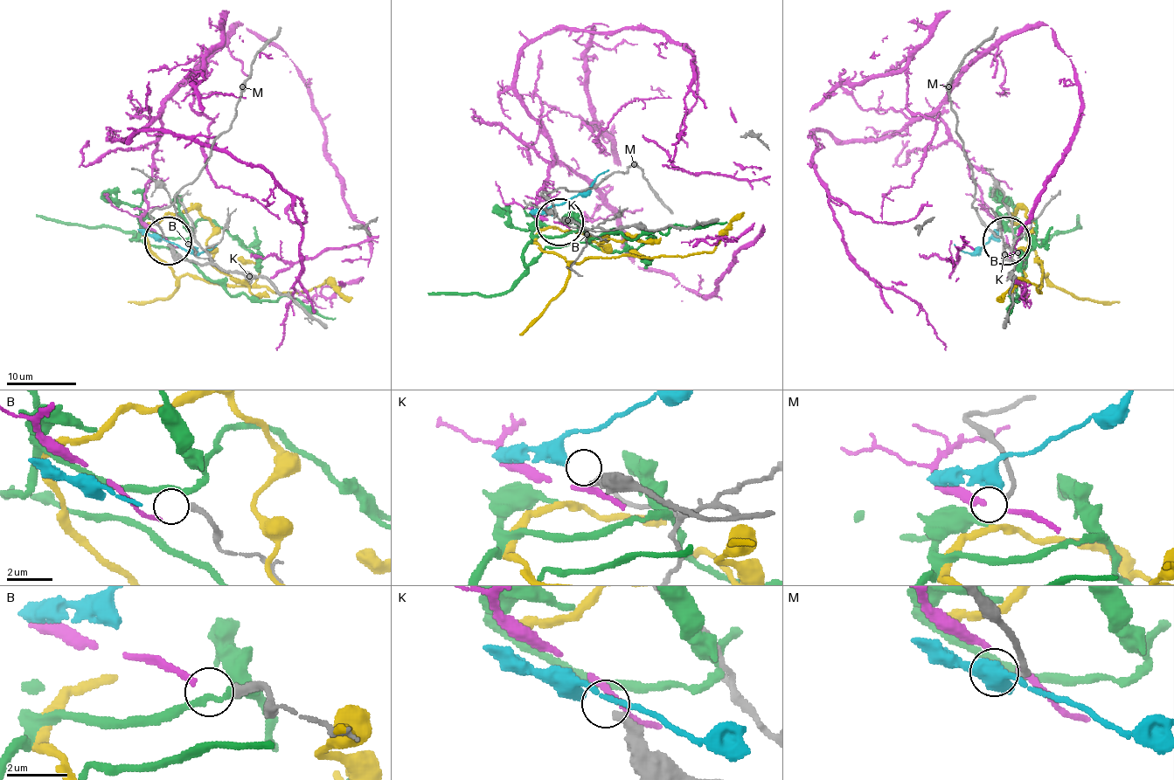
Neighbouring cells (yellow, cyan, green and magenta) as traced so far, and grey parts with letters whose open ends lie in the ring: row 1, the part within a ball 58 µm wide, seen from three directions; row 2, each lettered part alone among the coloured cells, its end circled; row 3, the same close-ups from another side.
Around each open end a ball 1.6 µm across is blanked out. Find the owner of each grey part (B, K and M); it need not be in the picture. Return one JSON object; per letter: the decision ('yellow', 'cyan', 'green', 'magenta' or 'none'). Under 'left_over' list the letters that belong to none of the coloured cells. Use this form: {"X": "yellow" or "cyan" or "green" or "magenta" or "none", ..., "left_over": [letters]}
{"B": "magenta", "K": "cyan", "M": "none", "left_over": ["M"]}

